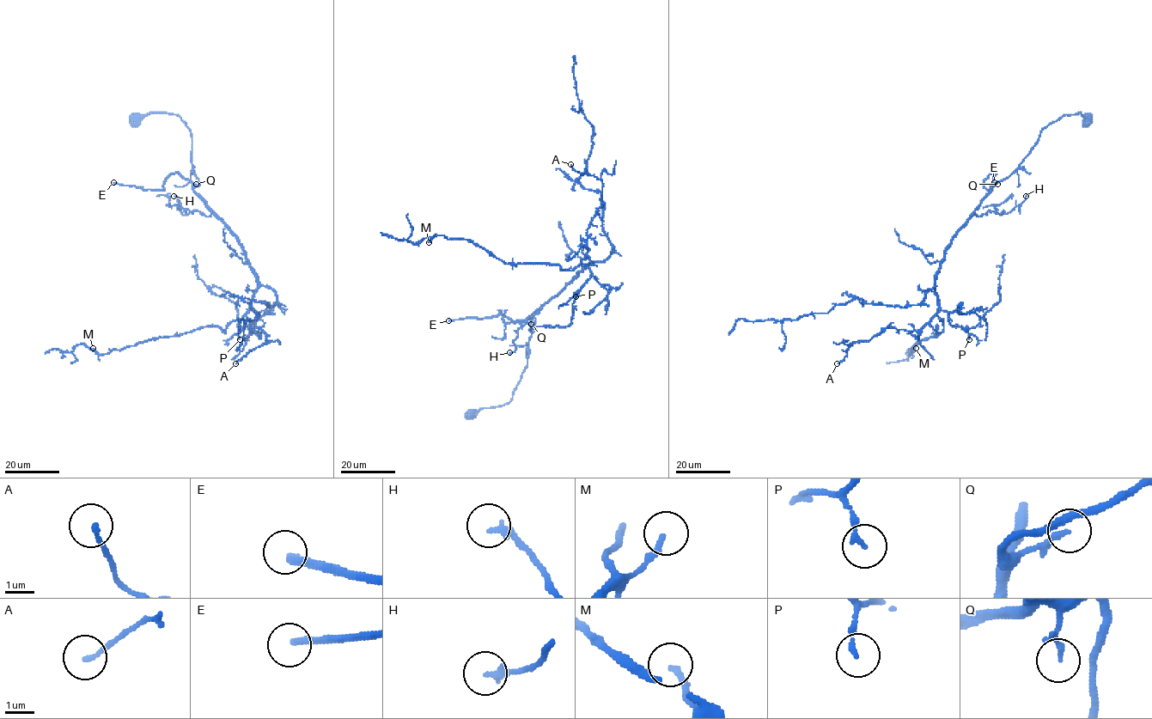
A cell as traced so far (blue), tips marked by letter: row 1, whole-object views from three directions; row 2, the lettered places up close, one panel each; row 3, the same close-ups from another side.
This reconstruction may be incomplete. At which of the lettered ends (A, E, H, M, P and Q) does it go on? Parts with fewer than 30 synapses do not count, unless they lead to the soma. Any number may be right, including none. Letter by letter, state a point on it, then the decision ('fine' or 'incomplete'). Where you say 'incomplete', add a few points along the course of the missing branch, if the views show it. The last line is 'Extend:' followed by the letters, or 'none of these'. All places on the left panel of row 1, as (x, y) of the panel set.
A: place (235, 363); fine
E: place (113, 182); incomplete
H: place (173, 196); fine
M: place (93, 348); incomplete; course (93, 348), (86, 338), (81, 309)
P: place (240, 339); fine
Q: place (196, 184); fine
Extend: E, M

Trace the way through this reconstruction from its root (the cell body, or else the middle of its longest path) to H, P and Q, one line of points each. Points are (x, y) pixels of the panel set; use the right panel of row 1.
H: (1088, 119), (1081, 112), (1063, 115), (1045, 126), (1020, 166), (991, 185), (975, 214), (1008, 213), (1026, 196)
P: (1088, 119), (1063, 115), (1045, 126), (945, 252), (935, 277), (938, 307), (969, 339)
Q: (1088, 119), (1079, 112), (1063, 115), (1048, 124), (1020, 166), (1008, 177), (991, 185), (997, 184)

